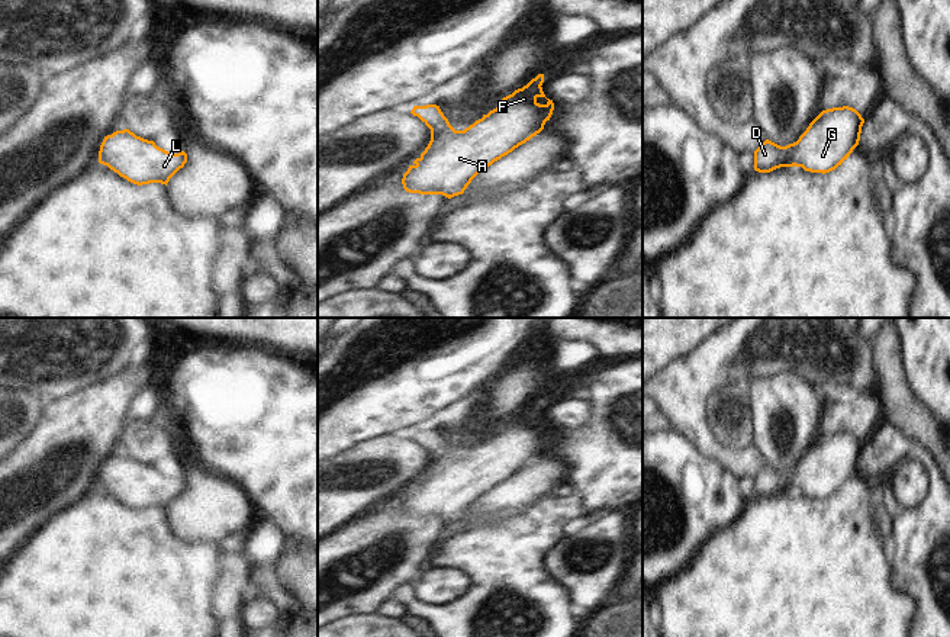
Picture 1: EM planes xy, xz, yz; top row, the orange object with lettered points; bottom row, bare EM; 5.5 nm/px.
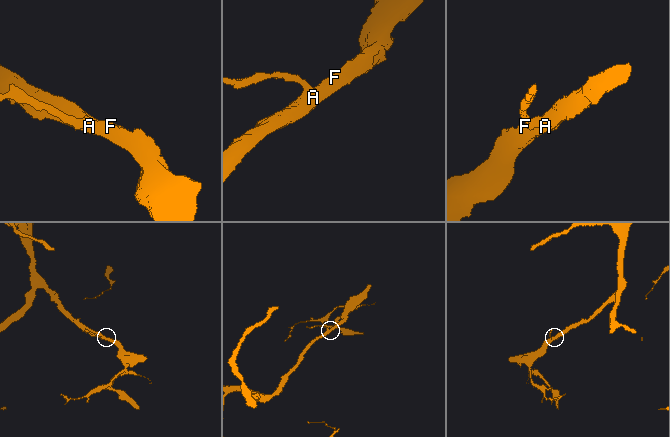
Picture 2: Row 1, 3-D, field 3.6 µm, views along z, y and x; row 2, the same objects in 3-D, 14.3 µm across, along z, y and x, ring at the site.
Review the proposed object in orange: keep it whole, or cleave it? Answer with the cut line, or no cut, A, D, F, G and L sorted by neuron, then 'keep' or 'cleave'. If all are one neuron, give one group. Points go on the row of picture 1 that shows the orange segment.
no cut | A D F G L | keep

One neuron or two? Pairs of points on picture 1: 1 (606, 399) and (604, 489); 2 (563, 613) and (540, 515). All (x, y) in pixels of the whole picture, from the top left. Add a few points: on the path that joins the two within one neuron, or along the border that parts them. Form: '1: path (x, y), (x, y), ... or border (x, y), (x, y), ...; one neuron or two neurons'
1: path (605, 421), (605, 467); one neuron
2: path (538, 588), (535, 585), (535, 540); one neuron

